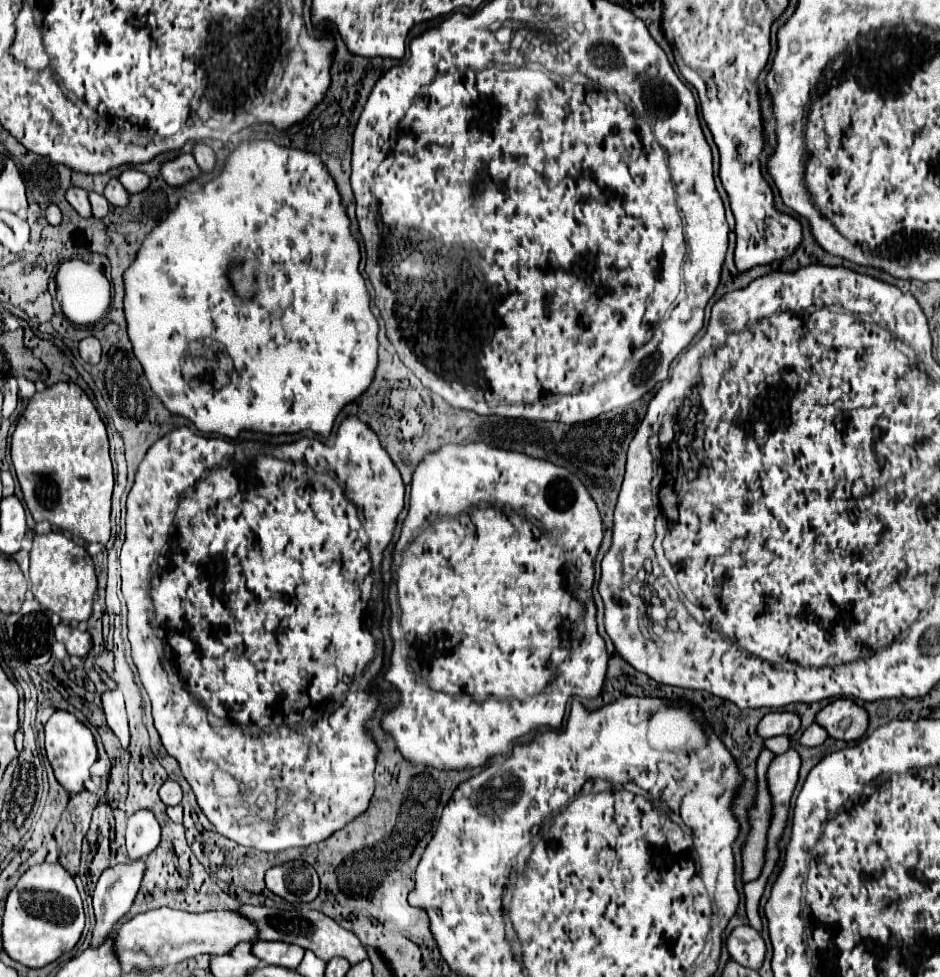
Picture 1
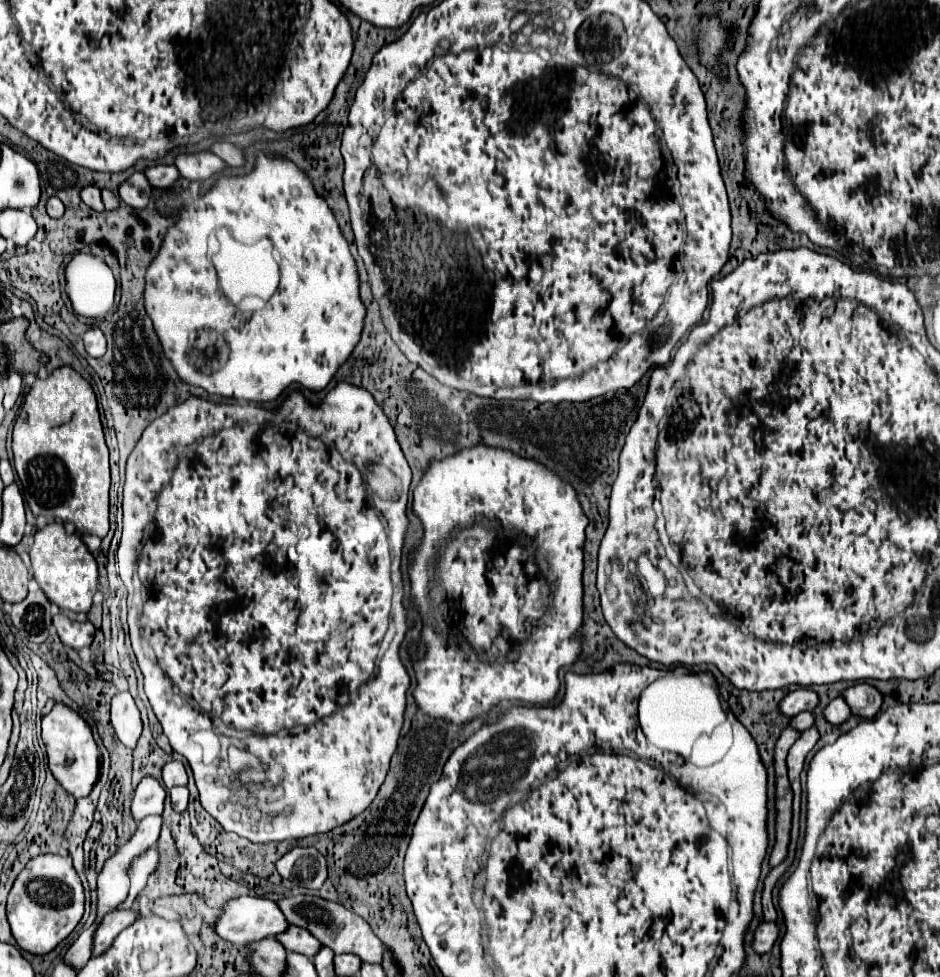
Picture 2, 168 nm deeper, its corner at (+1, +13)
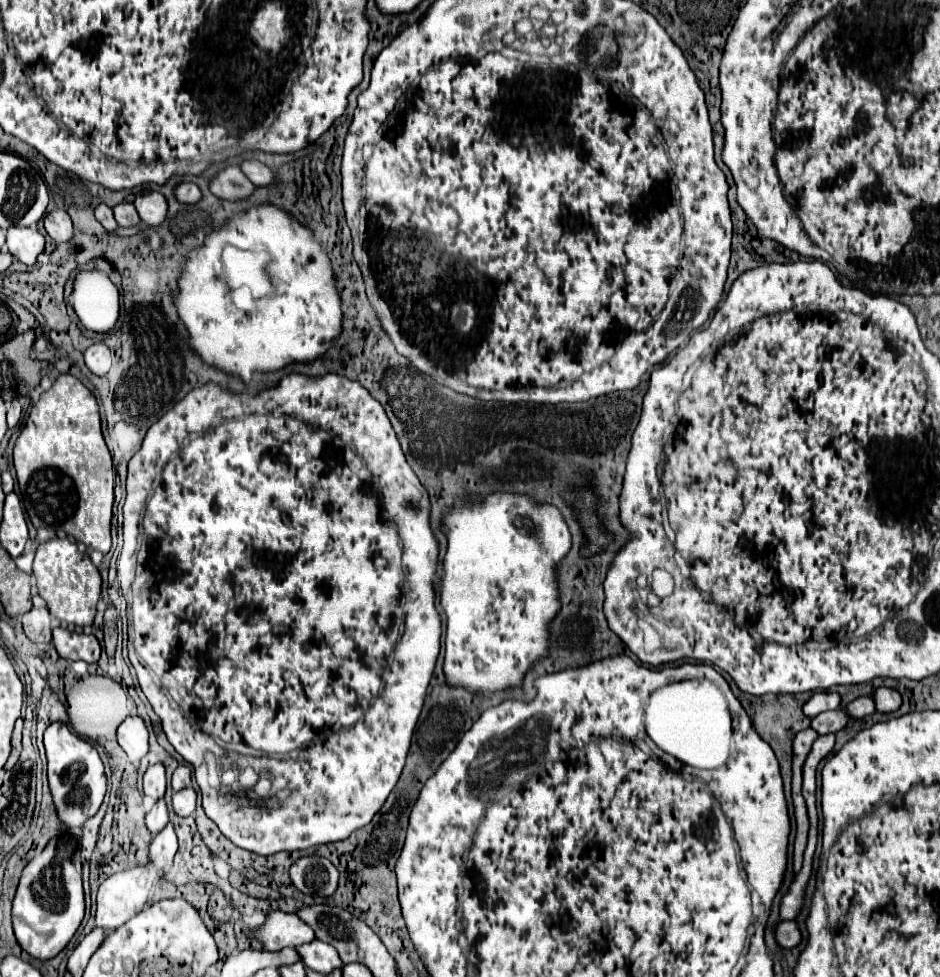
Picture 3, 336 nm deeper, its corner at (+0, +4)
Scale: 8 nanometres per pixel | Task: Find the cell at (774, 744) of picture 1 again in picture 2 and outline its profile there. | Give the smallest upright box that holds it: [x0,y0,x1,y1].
[789,712,813,732]

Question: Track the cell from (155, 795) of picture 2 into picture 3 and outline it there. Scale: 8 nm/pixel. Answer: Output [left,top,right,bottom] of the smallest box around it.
[144,763,166,799]

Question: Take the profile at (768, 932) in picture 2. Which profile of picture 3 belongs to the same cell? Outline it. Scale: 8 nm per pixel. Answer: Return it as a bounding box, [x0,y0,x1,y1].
[776,921,802,947]

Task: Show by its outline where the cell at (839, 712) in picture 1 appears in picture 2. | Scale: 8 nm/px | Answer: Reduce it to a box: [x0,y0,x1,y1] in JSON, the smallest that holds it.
[841,684,881,718]

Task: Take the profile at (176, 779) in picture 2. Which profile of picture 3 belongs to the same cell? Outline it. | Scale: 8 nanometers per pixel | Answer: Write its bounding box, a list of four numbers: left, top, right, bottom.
[172,765,192,791]

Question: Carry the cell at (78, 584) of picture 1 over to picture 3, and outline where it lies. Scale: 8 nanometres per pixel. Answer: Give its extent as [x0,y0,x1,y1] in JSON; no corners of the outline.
[34,539,100,625]

